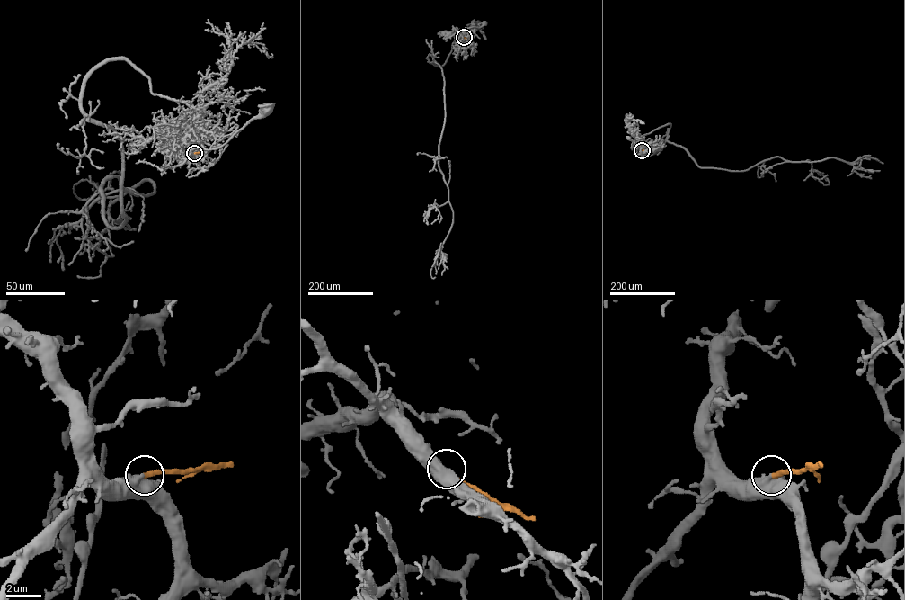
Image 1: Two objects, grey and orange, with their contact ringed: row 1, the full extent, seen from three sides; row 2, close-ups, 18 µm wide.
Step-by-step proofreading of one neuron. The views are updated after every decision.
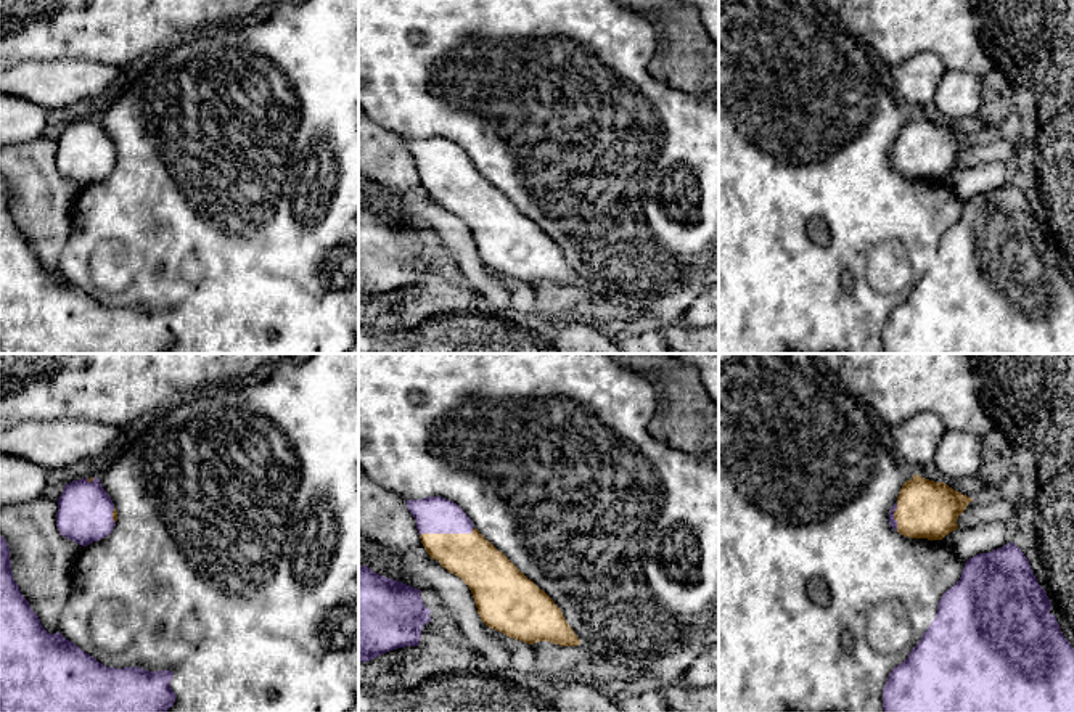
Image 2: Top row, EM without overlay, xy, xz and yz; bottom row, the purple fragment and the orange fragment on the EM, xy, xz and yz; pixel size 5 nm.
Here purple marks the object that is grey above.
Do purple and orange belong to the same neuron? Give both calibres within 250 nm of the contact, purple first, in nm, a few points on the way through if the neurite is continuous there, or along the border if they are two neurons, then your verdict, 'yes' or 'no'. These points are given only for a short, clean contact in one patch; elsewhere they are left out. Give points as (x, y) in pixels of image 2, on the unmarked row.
190 nm thick on the purple side, 240 nm on the other; yes

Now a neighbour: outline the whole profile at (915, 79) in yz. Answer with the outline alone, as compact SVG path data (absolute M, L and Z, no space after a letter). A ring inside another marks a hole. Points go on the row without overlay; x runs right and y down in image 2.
M931 51L915 53L904 63L891 66L894 92L913 111L933 104L937 84L945 71L937 55Z

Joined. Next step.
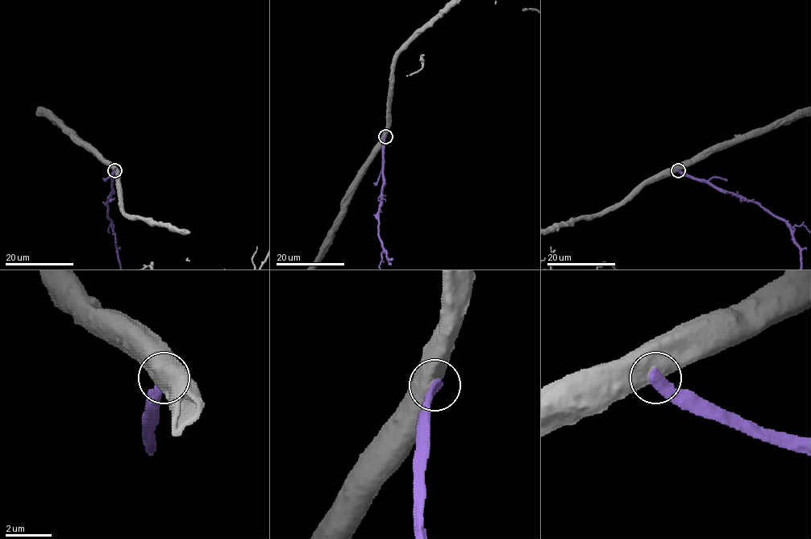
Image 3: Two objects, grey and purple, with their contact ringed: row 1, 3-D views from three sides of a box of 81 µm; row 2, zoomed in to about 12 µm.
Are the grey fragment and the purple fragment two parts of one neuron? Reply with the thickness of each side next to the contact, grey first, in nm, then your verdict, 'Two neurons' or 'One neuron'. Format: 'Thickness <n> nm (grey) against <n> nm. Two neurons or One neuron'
Thickness 800 nm (grey) against 420 nm. Two neurons

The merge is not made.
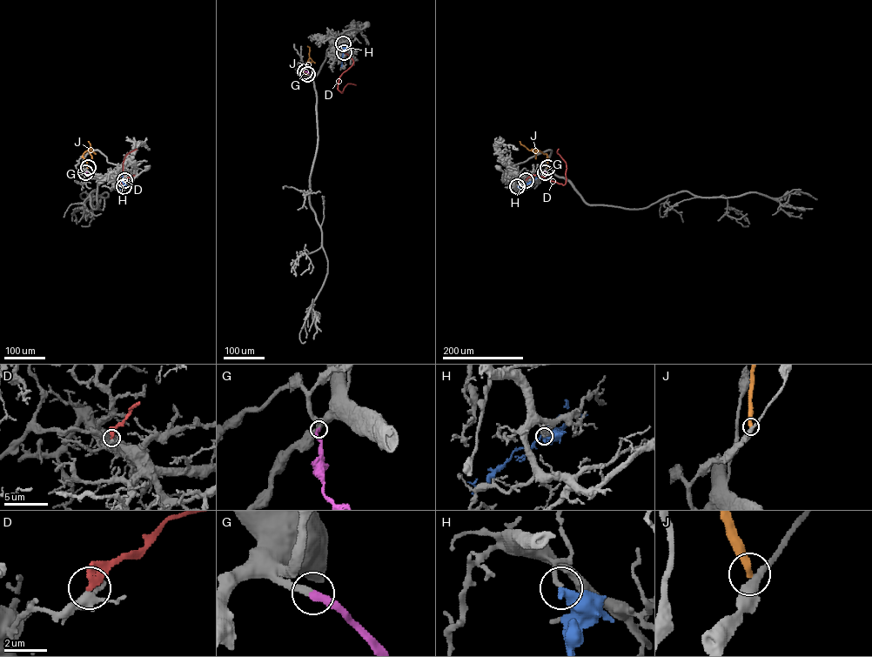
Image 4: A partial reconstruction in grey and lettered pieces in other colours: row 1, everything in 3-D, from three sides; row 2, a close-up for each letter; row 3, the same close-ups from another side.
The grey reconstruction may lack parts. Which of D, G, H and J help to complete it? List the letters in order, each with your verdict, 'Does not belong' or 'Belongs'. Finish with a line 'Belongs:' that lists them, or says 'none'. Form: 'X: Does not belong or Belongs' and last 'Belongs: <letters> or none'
D: Does not belong
G: Belongs
H: Does not belong
J: Does not belong
Belongs: G

